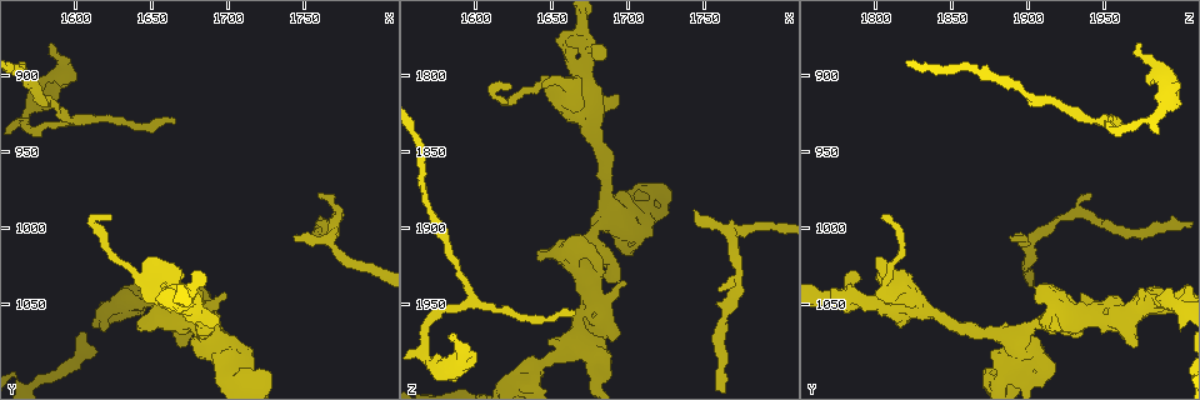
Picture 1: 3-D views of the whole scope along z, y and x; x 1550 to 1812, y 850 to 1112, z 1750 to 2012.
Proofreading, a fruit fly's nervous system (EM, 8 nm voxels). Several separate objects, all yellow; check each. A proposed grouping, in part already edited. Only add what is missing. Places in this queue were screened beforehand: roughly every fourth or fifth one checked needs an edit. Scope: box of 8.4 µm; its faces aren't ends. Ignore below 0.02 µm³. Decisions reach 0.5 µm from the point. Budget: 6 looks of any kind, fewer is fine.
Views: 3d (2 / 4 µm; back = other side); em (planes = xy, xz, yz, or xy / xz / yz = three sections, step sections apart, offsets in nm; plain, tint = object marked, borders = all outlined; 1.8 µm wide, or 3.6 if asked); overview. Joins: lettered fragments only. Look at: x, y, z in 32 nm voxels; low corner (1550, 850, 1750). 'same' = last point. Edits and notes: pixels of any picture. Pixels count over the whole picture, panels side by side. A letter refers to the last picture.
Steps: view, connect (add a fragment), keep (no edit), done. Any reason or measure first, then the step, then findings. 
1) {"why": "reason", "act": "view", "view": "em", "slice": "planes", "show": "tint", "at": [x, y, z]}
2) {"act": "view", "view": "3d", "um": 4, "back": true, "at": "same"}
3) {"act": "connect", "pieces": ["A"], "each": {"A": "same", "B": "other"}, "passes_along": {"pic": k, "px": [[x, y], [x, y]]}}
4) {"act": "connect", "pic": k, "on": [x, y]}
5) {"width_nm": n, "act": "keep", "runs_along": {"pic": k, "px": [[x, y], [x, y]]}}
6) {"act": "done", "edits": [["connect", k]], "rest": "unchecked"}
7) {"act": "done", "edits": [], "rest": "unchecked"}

{"why": "tapers out", "act": "view", "view": "em", "slice": "xz", "step": 8, "show": "borders", "at": [1666, 930, 1956]}

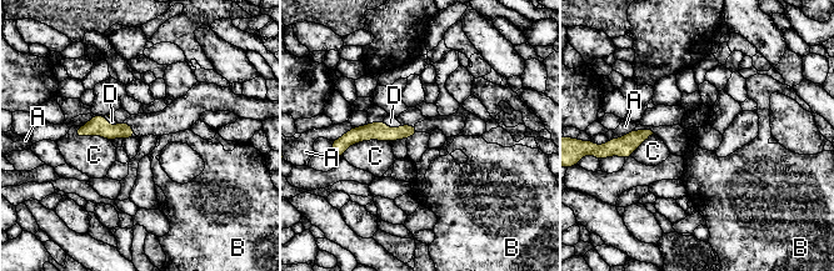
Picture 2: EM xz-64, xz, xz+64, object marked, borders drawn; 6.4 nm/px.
{"width_nm": 90, "longest_contact_nm": ["C", 320], "act": "connect", "pieces": ["D"], "each": {"A": "other", "B": "other", "C": "other", "D": "same"}, "found": "the neuron continues"}

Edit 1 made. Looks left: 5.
{"why": "branch stops here", "act": "view", "view": "em", "slice": "xy", "step": 8, "show": "tint", "at": [1584, 880, 1974]}

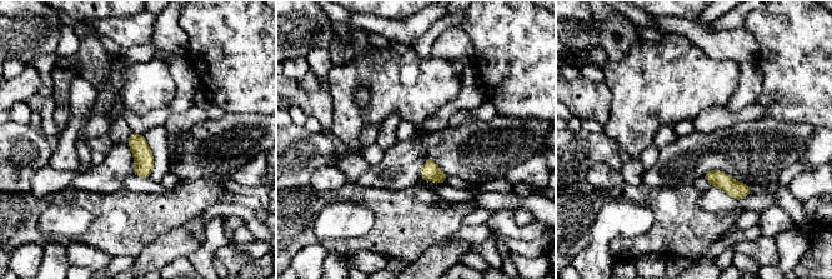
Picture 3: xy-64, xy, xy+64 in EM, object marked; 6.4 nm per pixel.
{"act": "view", "view": "em", "slice": "planes", "show": "borders", "at": "same"}

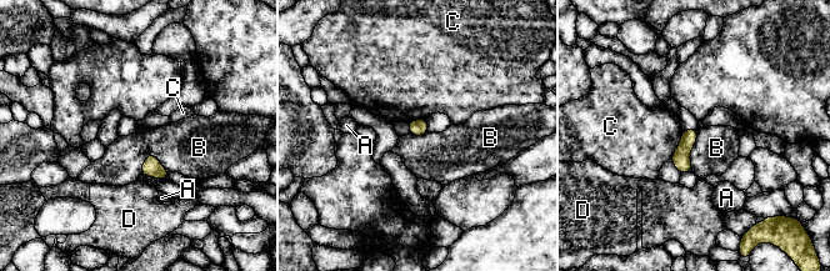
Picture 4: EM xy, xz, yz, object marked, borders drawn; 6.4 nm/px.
{"act": "keep", "each": {"A": "other", "B": "other", "C": "other", "D": "other"}, "border": {"pic": 4, "px": [[698, 130], [690, 151], [691, 170]]}, "found": "none of them fits"}

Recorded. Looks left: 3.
{"act": "view", "view": "overview"}

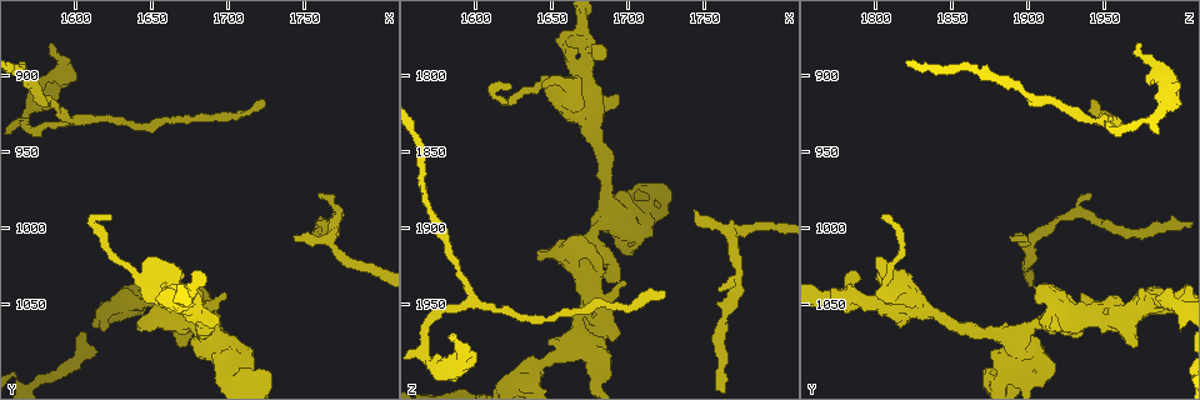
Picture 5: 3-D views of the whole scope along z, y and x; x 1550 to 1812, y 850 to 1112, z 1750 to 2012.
{"why": "branch stops here", "act": "view", "view": "3d", "um": 4, "at": [1724, 914, 1944]}

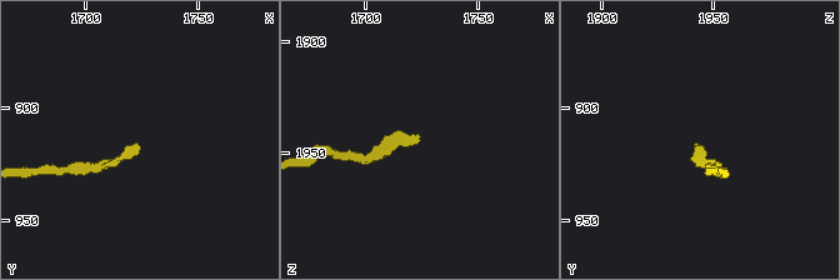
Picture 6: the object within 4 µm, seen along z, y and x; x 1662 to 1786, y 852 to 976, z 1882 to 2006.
{"act": "view", "view": "em", "slice": "planes", "show": "borders", "at": [1723, 914, 1944]}

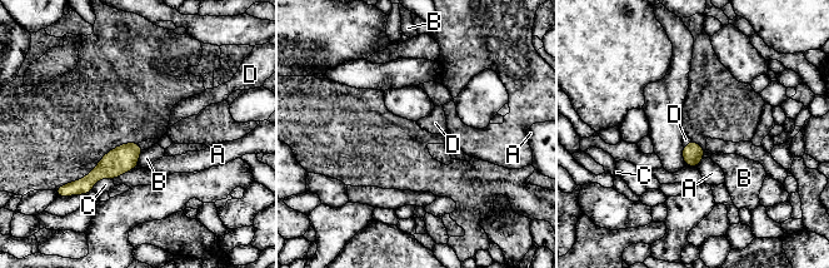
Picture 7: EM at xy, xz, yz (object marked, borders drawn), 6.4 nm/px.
{"longest_contact_nm": ["C", 150], "act": "connect", "pieces": ["D"], "each": {"A": "other", "B": "other", "C": "other", "D": "same"}, "passes_along": {"pic": 7, "px": [[124, 158], [140, 147], [149, 143]]}, "found": "the neuron continues"}

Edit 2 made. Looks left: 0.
{"act": "done", "edits": [["connect", 2], ["connect", 7]], "rest": "unchecked"}

